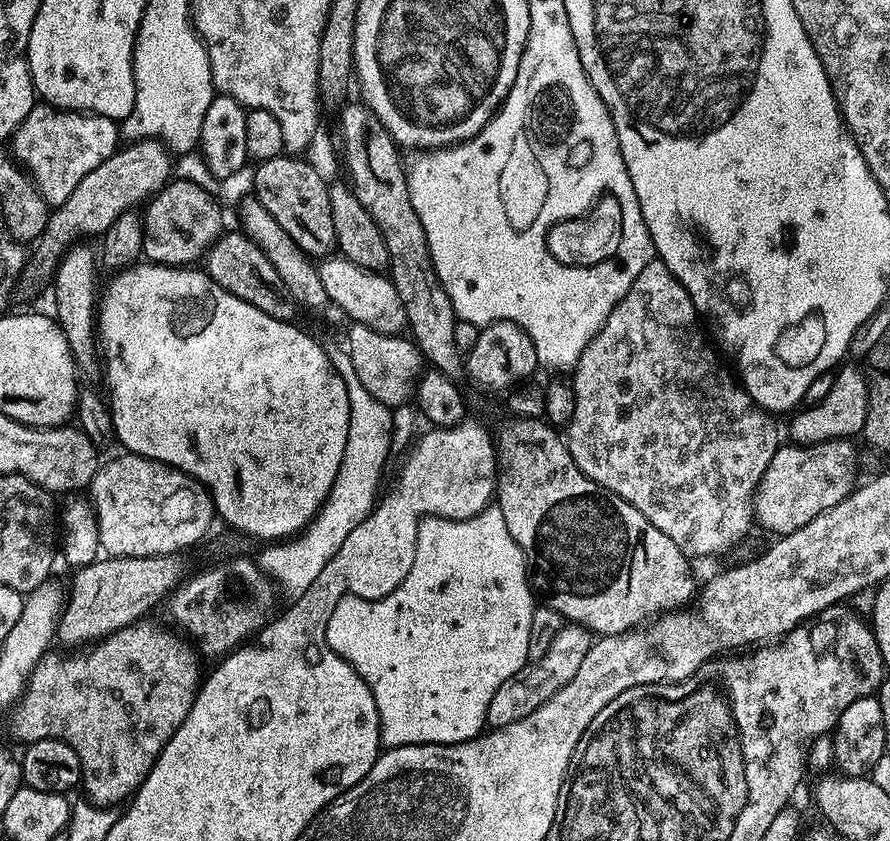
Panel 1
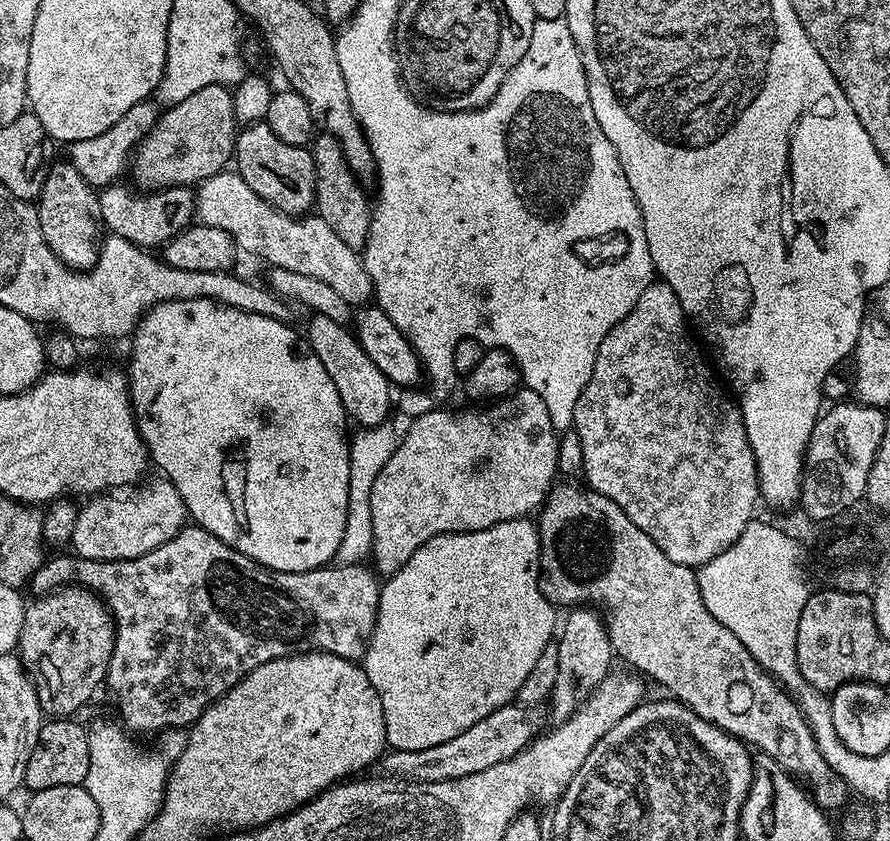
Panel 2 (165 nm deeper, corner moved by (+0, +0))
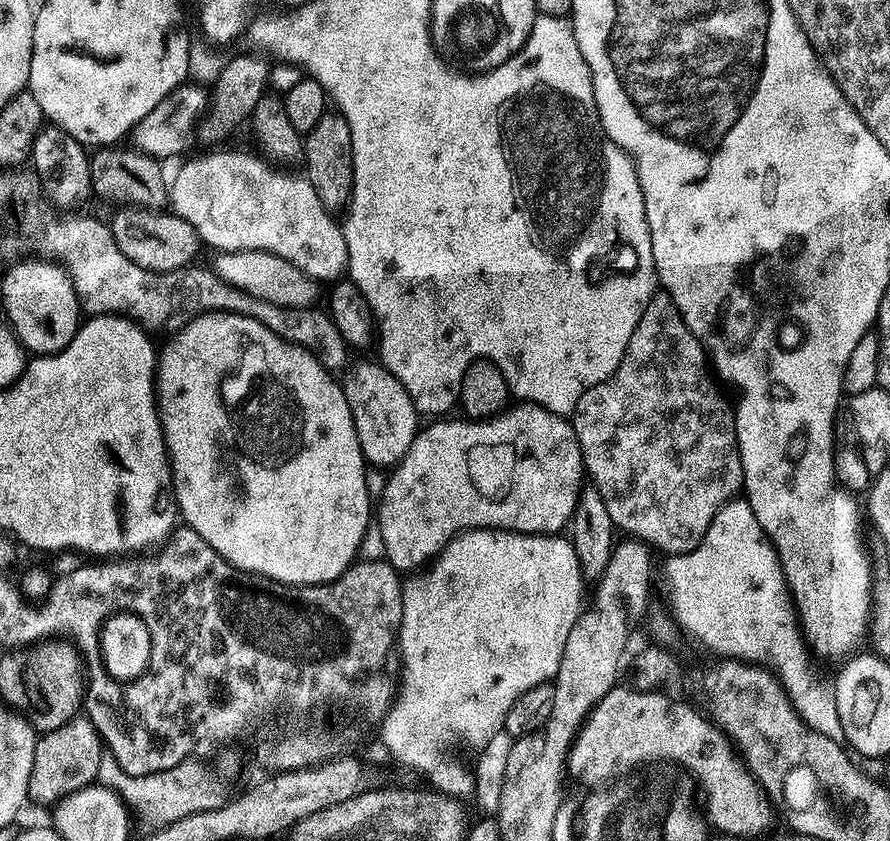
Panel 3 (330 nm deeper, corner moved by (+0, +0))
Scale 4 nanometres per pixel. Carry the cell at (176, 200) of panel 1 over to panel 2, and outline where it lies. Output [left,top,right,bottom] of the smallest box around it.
[99,182,194,250]

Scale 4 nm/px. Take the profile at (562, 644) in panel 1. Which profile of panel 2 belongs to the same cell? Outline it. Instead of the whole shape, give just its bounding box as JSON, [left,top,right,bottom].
[378,702,541,782]

